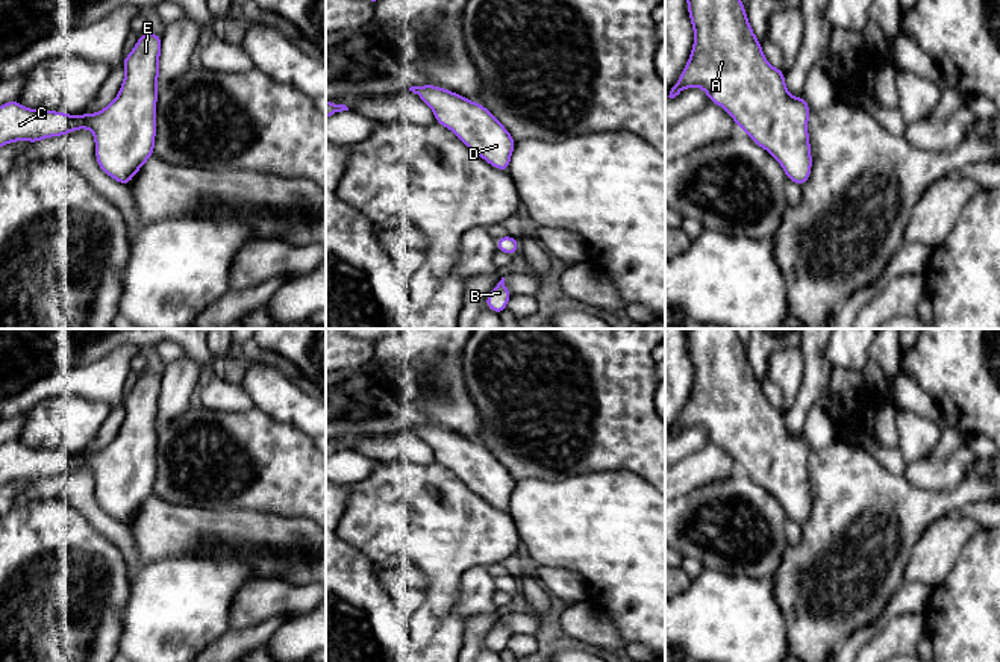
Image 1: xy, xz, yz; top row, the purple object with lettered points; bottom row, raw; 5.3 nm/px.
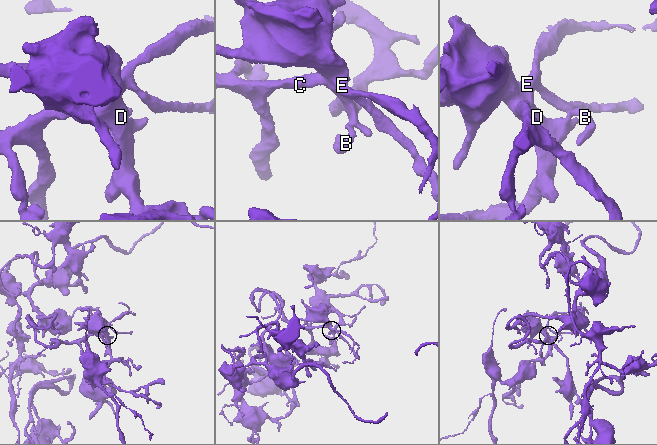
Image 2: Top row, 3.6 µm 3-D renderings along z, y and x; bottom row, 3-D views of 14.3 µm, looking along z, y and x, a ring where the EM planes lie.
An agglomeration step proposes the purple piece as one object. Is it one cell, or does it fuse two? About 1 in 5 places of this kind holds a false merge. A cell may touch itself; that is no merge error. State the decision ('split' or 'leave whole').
leave whole

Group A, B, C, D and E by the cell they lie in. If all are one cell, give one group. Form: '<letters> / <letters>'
A B C D E

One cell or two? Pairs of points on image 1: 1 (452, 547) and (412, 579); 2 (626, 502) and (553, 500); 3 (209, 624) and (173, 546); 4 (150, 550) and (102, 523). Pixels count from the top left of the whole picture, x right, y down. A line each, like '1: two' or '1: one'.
1: two
2: one
3: two
4: two

